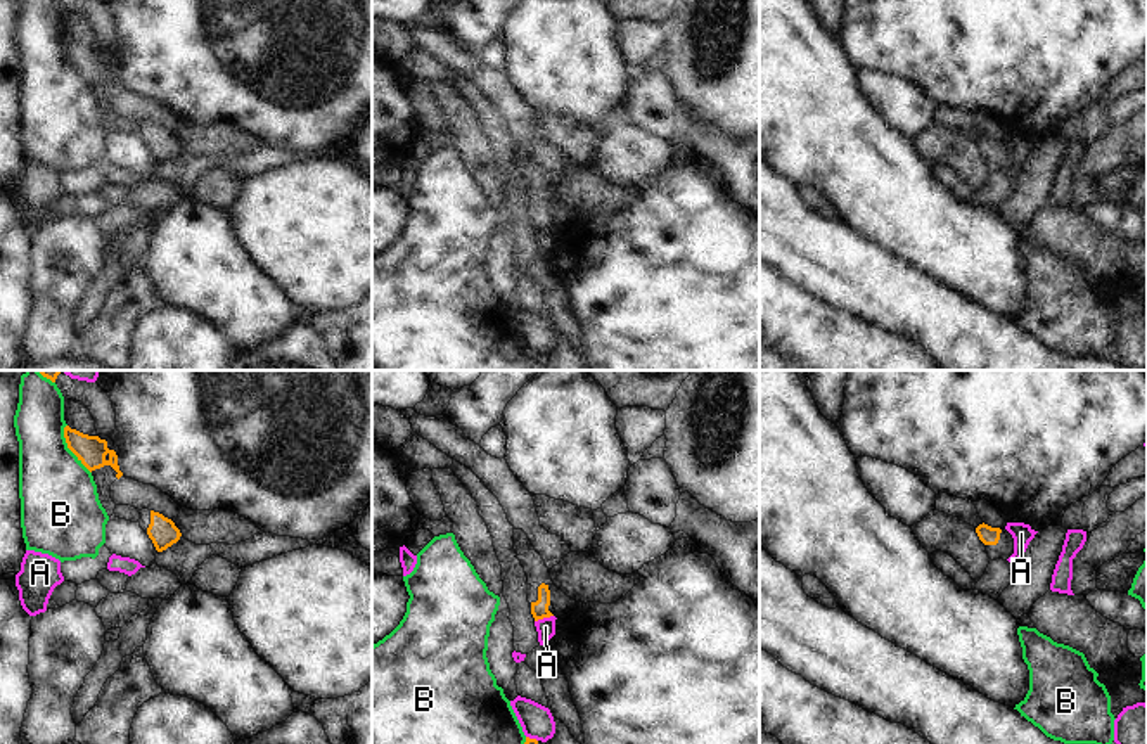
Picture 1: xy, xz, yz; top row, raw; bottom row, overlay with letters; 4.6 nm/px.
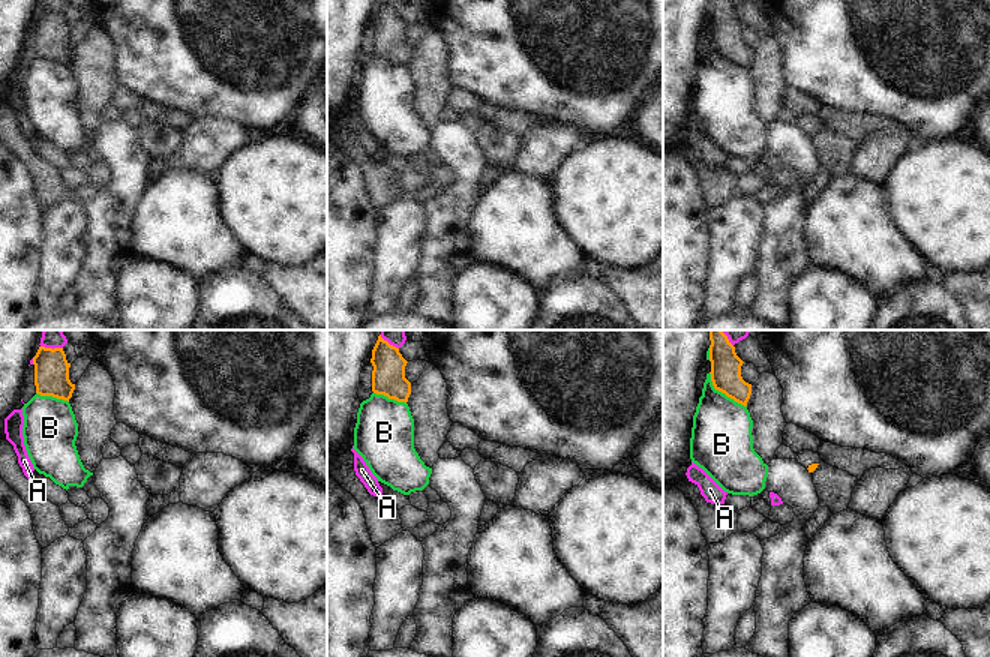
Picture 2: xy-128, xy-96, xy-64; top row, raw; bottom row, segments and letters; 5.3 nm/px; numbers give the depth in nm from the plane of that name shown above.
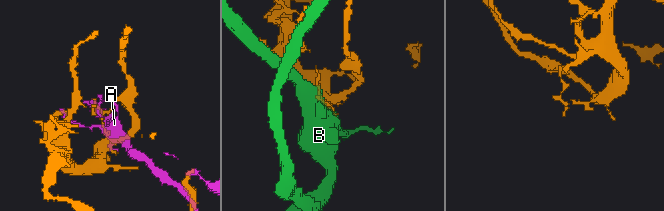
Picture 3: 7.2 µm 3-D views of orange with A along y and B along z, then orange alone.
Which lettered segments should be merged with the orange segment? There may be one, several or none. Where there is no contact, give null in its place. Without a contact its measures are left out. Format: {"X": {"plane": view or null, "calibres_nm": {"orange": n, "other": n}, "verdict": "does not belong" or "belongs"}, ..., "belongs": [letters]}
{"A": {"plane": "xz", "calibres_nm": {"orange": 80, "other": 90}, "verdict": "does not belong"}, "B": {"plane": "xy", "calibres_nm": {"orange": 140, "other": 360}, "verdict": "does not belong"}, "belongs": []}

